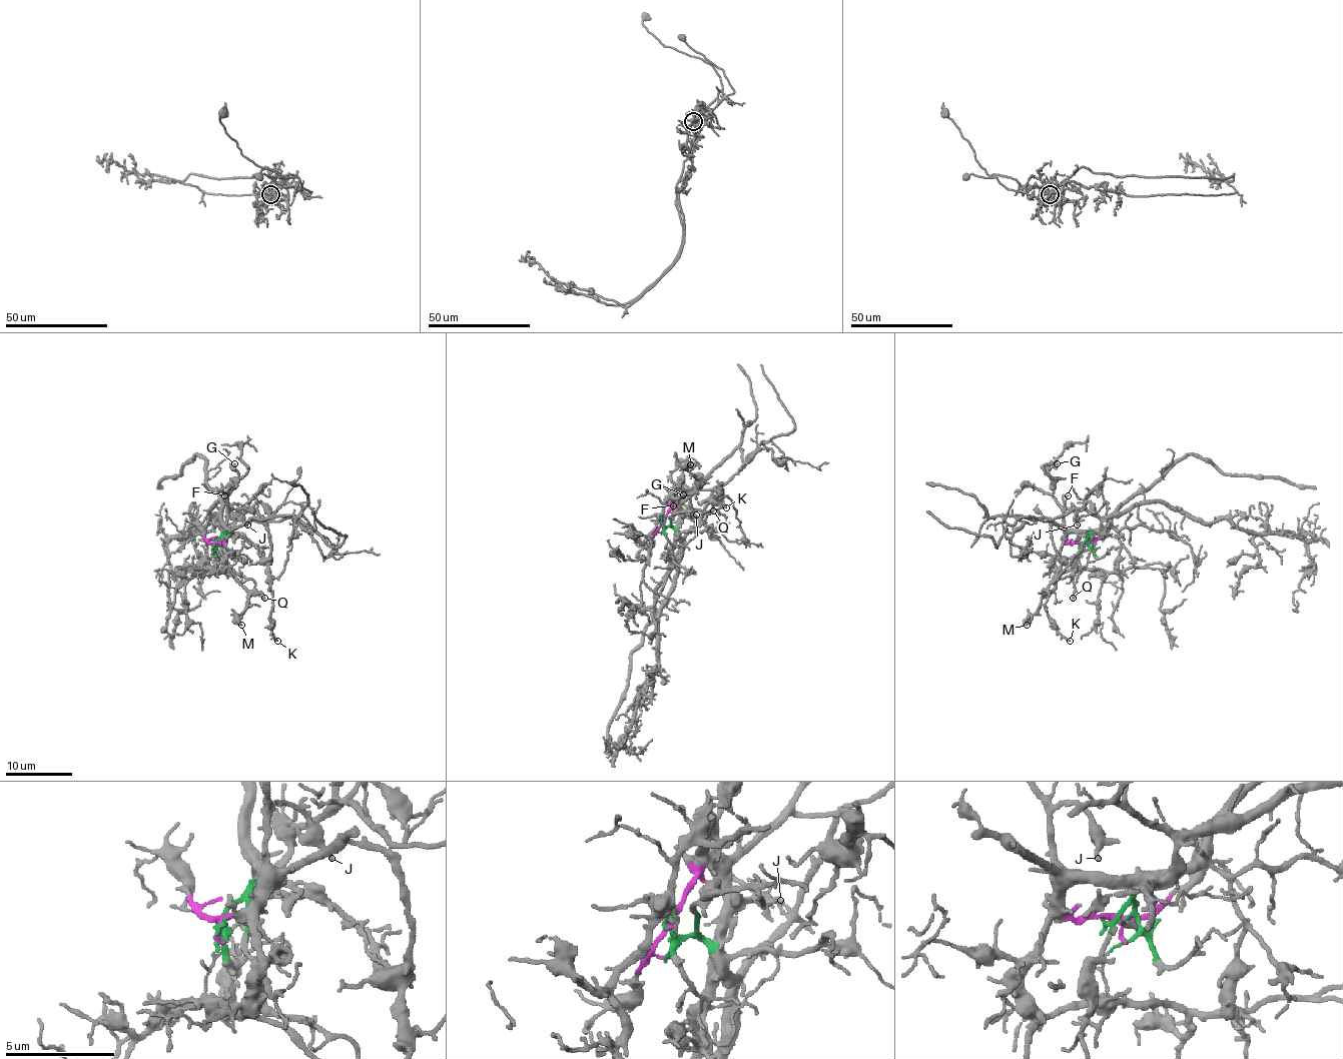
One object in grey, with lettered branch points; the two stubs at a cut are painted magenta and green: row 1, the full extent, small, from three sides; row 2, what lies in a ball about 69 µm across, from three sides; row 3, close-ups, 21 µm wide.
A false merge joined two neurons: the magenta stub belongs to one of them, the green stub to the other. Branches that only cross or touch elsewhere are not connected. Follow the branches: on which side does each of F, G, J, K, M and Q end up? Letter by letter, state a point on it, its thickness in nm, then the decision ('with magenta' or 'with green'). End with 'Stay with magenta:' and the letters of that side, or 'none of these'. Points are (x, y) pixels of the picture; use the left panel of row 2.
F: (224, 495) | 90 nm | with magenta
G: (234, 463) | 140 nm | with magenta
J: (247, 524) | 160 nm | with magenta
K: (277, 641) | 130 nm | with magenta
M: (241, 625) | 300 nm | with magenta
Q: (264, 598) | 200 nm | with green
Stay with magenta: F, G, J, K, M

